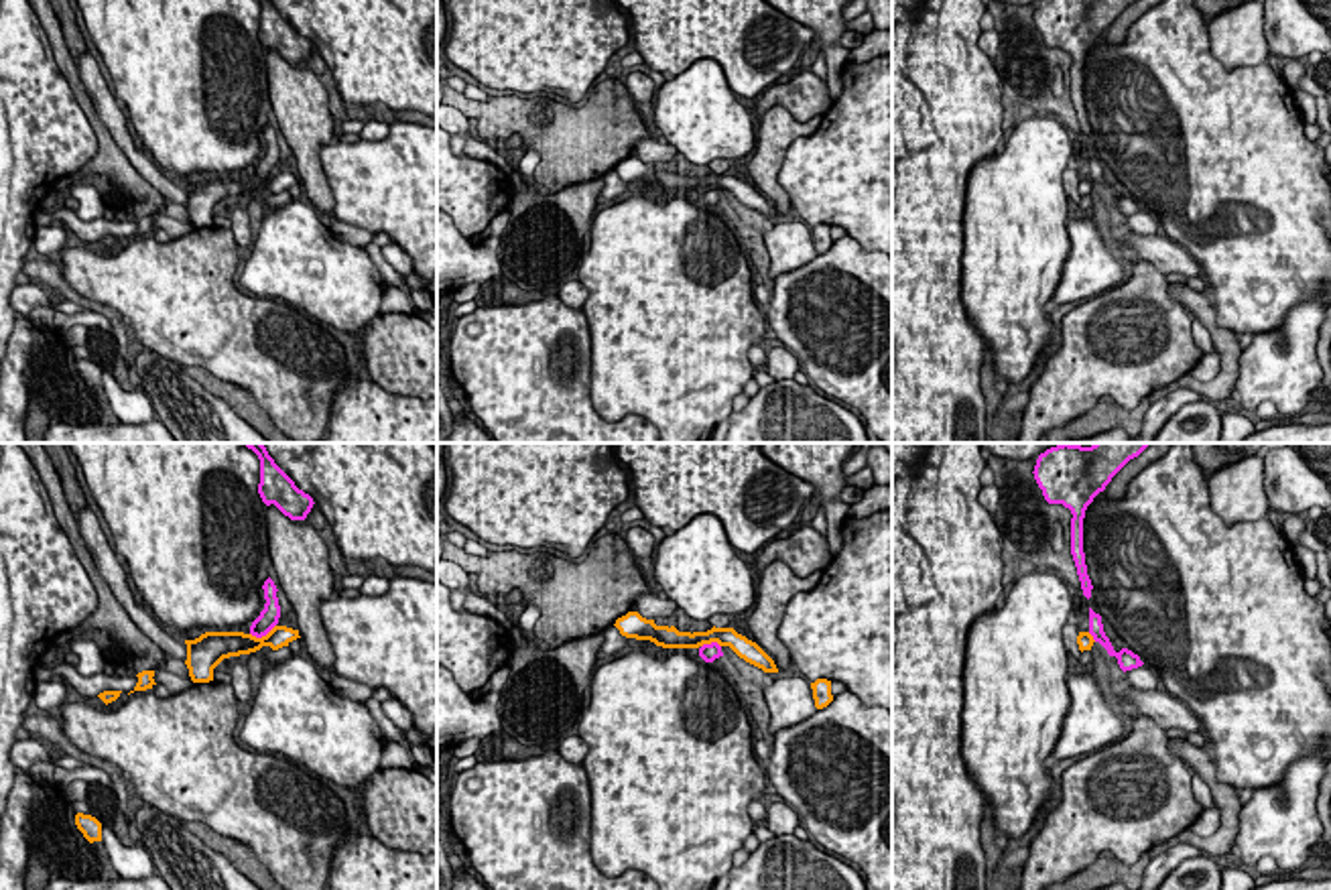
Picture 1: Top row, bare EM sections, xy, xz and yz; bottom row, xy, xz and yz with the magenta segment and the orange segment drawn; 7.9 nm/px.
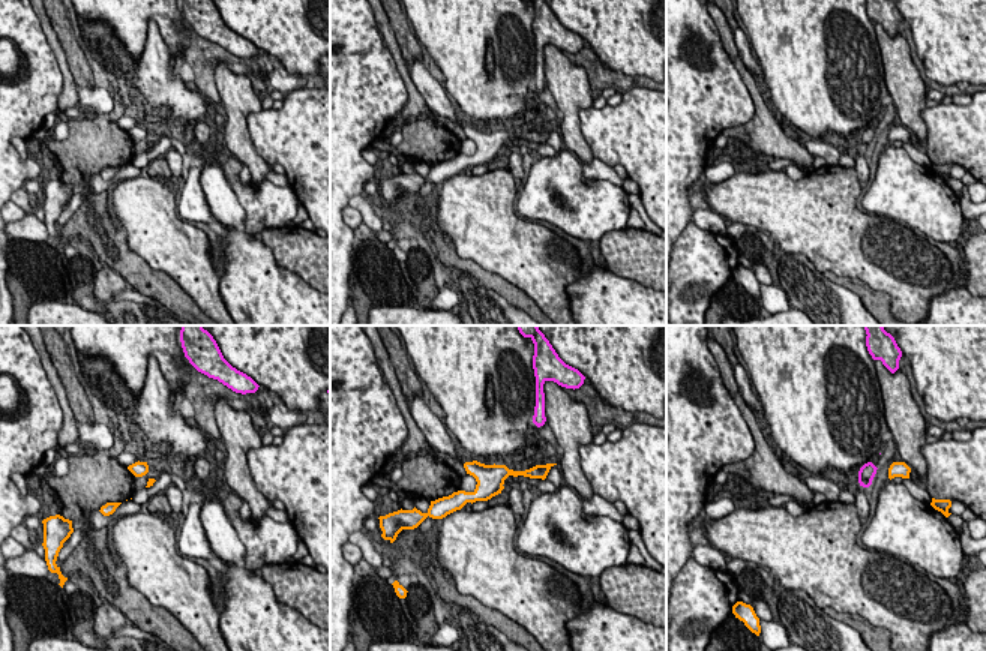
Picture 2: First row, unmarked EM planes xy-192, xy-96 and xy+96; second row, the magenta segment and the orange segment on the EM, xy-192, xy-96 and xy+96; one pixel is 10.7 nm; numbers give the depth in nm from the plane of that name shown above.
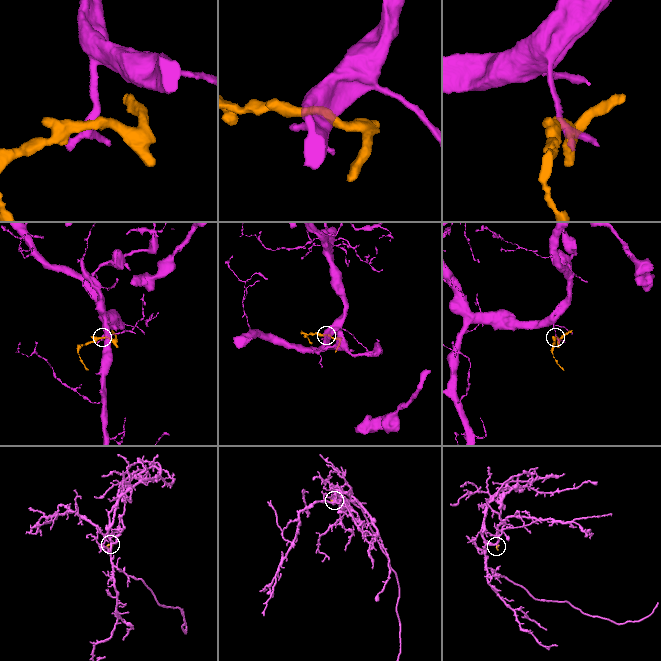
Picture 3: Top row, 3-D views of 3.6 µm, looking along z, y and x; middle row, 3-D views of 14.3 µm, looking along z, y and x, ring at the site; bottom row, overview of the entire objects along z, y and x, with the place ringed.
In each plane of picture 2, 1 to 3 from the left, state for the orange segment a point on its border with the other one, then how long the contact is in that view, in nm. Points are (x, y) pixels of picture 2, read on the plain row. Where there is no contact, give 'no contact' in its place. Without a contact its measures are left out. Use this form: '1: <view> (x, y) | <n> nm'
1: no contact
2: no contact
3: no contact

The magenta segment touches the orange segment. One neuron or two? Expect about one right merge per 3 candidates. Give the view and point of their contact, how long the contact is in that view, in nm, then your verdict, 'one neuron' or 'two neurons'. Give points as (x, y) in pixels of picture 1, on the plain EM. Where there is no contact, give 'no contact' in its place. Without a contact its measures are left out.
xy (263, 179) | 220 nm | two neurons

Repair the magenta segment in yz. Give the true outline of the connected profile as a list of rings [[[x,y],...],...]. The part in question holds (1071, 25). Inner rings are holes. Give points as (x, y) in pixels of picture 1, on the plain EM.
[[[1038,0],[1034,24],[1049,49],[1071,55],[1071,100],[1077,112],[1083,140],[1091,142],[1083,98],[1083,63],[1093,43],[1105,35],[1112,22],[1138,0]]]

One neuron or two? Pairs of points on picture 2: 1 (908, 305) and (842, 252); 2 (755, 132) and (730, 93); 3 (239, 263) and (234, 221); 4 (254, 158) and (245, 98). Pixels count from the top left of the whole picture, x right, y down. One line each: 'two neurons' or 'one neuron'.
1: one neuron
2: two neurons
3: one neuron
4: one neuron

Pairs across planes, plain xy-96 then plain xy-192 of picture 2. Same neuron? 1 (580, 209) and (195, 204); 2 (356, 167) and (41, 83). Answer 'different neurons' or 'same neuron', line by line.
1: same neuron
2: same neuron

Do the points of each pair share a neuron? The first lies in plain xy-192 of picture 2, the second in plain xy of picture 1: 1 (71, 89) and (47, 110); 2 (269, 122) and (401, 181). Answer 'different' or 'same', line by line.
1: different
2: same

